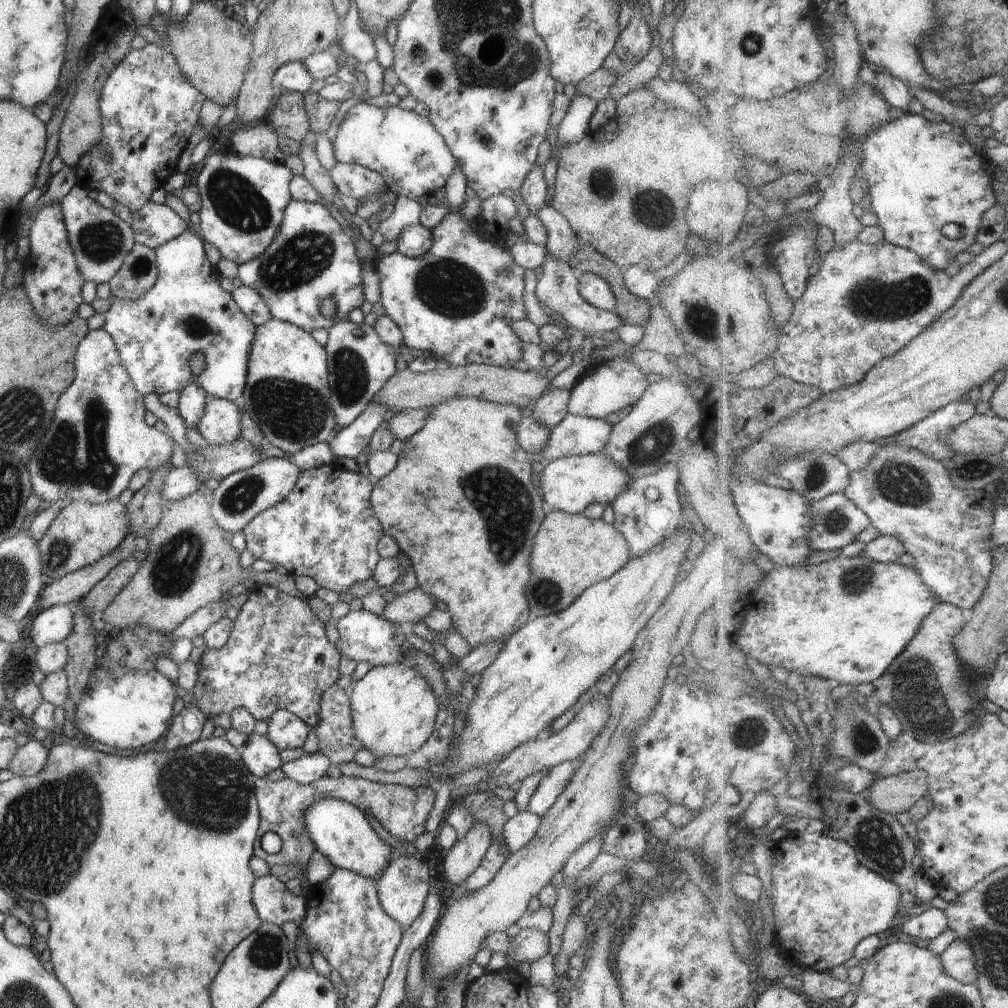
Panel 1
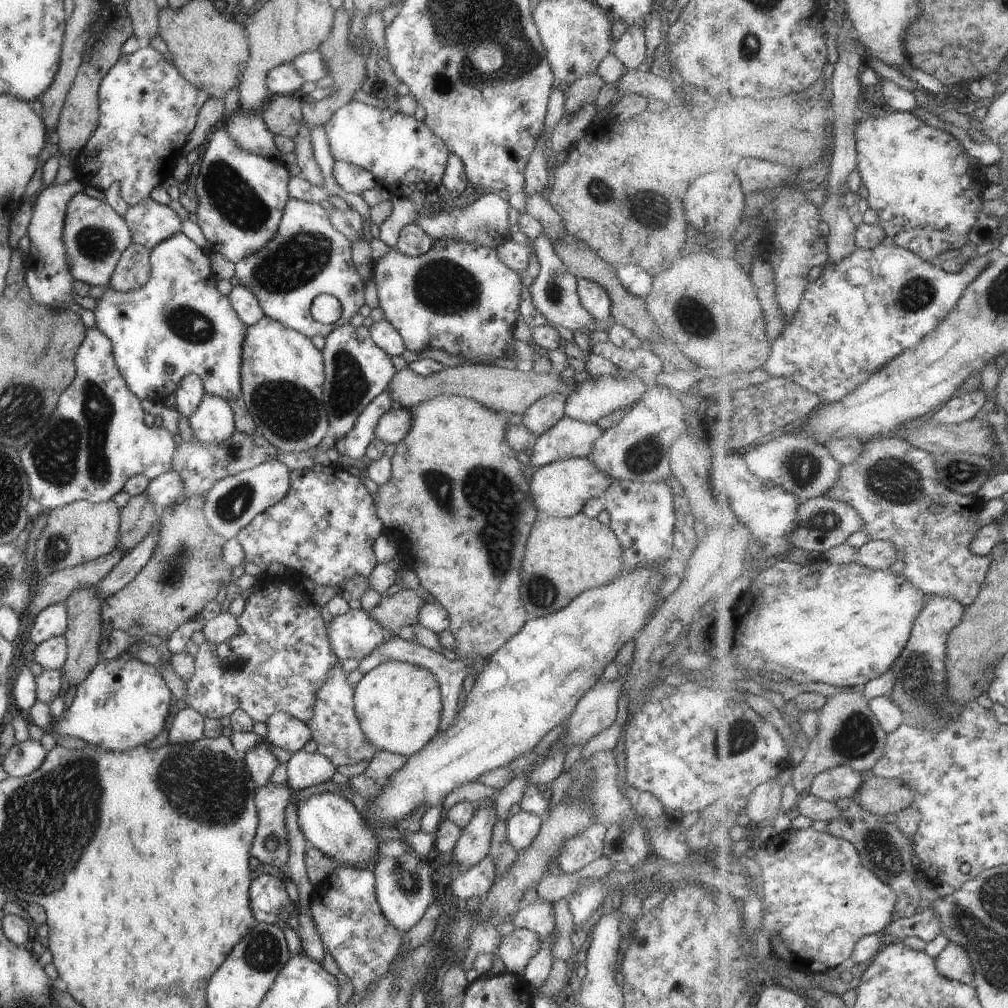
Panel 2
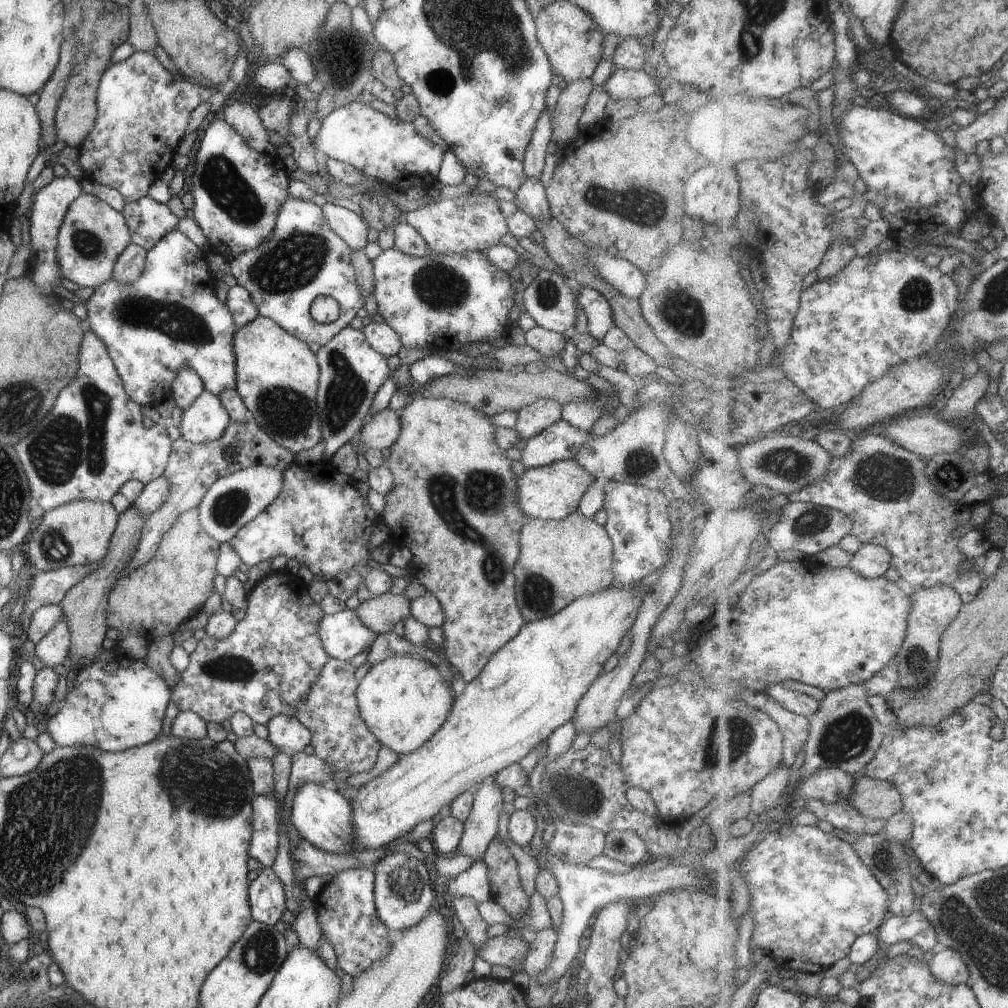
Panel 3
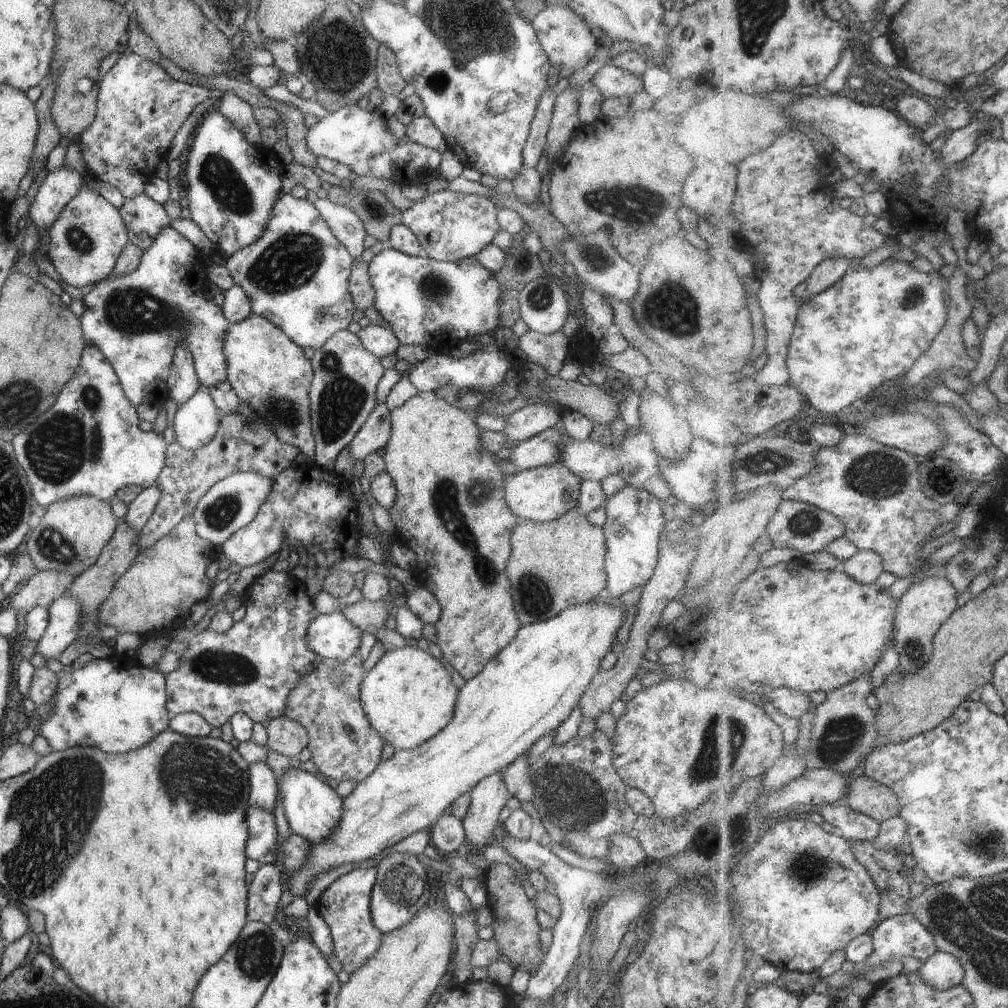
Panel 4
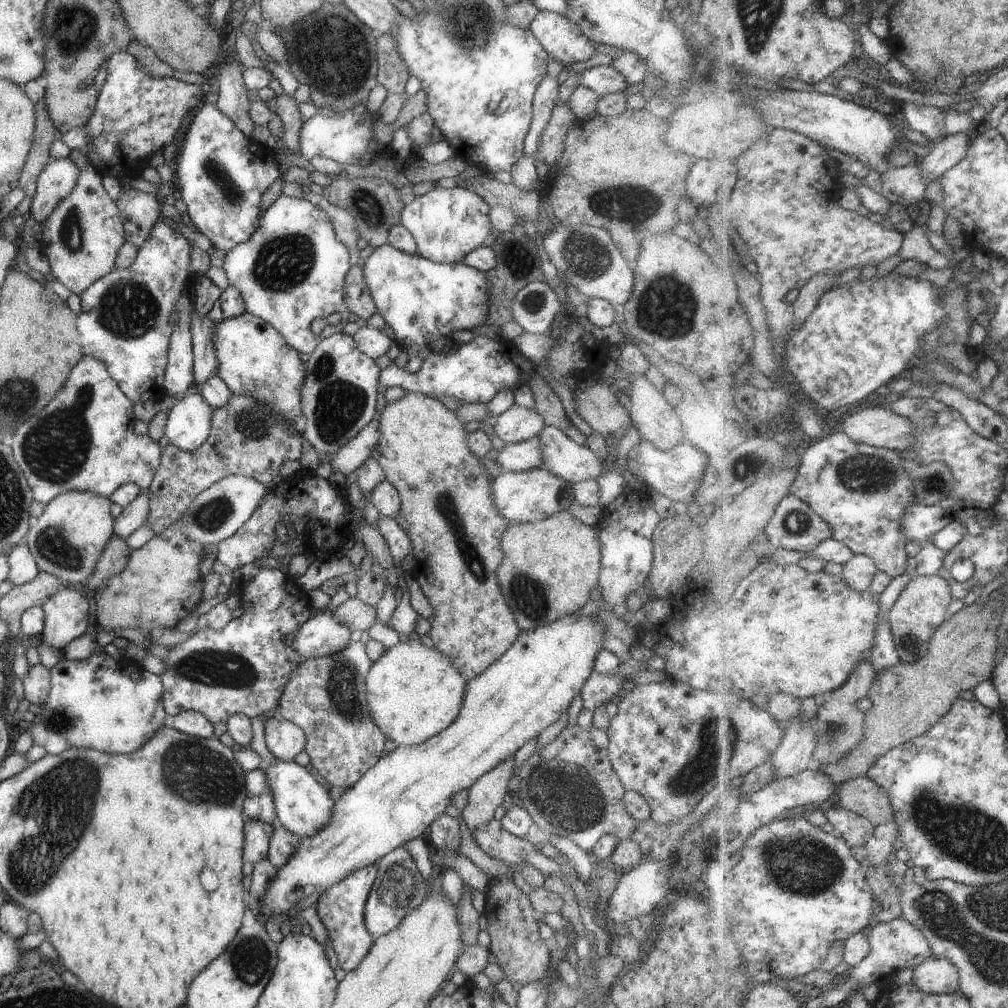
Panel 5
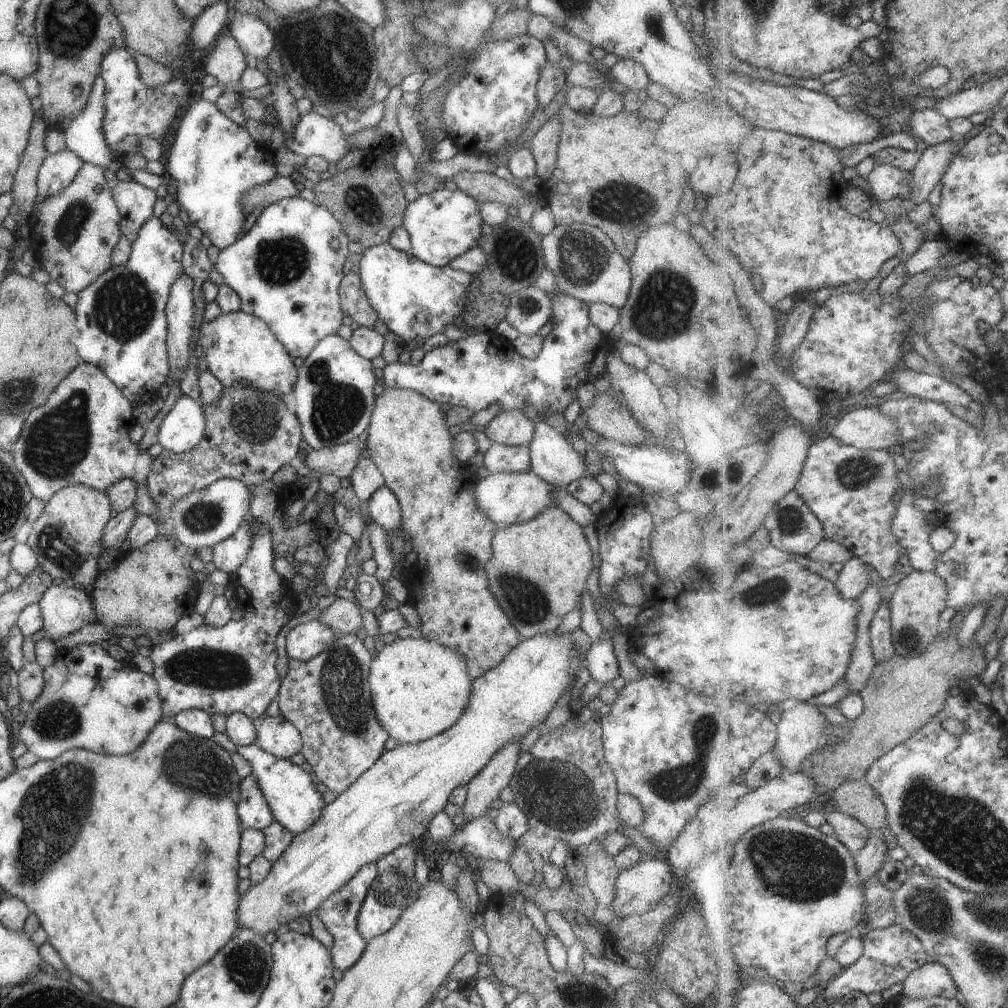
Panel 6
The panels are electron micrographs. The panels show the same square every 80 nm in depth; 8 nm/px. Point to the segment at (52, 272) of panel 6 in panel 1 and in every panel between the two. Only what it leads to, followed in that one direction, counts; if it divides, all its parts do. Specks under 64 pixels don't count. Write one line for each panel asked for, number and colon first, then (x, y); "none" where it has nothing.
1: (99, 239)
2: (94, 235)
3: (91, 236)
4: (83, 243)
5: (80, 238)

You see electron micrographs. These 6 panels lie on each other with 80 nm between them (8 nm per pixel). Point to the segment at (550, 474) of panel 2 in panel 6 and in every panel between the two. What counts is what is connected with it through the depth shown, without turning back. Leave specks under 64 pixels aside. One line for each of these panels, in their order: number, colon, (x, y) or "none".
3: (552, 491)
4: (543, 493)
5: (519, 496)
6: (506, 498)

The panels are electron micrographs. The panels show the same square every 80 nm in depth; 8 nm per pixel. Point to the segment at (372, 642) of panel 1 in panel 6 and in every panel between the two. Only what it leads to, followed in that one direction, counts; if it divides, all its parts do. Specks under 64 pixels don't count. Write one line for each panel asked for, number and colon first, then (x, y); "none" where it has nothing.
2: (355, 634)
3: (343, 635)
4: (333, 636)
5: (322, 634)
6: (303, 641)

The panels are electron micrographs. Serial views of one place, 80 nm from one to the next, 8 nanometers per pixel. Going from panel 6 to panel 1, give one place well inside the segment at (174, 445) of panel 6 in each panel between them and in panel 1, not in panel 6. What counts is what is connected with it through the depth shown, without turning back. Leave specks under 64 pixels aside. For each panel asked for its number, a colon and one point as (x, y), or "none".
1: (219, 424)
2: (212, 422)
3: (204, 421)
4: (196, 420)
5: (187, 425)

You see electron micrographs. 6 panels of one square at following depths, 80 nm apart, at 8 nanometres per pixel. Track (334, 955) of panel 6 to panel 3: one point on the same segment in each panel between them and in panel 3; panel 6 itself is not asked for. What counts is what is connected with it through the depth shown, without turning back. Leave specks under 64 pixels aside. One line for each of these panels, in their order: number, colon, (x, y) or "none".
3: (345, 911)
4: (344, 905)
5: (340, 908)

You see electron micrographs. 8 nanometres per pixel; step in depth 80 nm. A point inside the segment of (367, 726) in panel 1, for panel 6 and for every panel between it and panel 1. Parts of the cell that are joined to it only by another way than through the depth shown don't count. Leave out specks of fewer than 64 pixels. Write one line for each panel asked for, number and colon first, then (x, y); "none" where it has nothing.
2: (398, 705)
3: (403, 700)
4: (407, 696)
5: (413, 692)
6: (418, 688)

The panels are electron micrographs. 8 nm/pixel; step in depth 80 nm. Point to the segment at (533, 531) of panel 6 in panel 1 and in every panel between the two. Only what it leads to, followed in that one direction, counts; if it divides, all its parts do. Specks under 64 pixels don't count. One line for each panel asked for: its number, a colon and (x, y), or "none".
1: (570, 552)
2: (564, 556)
3: (561, 559)
4: (552, 565)
5: (550, 566)

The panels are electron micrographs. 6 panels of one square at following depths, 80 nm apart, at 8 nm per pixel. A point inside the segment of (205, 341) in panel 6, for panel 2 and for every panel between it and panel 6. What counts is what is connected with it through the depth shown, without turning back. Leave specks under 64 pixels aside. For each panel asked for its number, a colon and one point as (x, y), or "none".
2: (281, 373)
3: (276, 374)
4: (270, 374)
5: (252, 358)

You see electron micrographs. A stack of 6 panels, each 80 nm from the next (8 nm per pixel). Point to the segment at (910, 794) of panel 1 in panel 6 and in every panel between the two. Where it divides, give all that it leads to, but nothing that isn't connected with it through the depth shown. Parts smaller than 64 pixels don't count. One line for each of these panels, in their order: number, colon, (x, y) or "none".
2: (882, 797)
3: (878, 799)
4: (865, 795)
5: (862, 795)
6: (859, 799)

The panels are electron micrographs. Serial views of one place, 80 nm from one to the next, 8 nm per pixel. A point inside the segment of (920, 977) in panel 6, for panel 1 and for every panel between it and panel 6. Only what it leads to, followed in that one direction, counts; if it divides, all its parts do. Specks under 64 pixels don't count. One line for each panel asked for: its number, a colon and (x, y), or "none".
1: (958, 958)
2: (954, 961)
3: (948, 965)
4: (943, 970)
5: (937, 975)

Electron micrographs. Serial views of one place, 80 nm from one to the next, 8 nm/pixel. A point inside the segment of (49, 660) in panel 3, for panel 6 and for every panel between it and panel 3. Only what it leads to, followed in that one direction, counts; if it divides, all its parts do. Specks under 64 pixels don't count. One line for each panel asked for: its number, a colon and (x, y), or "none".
4: (63, 624)
5: (65, 612)
6: (64, 609)

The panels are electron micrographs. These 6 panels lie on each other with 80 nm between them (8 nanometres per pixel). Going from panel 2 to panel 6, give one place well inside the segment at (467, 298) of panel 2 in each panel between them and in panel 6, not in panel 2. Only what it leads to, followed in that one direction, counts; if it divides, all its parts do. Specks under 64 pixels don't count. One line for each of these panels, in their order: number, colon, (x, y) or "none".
3: (435, 301)
4: (426, 302)
5: (421, 301)
6: (414, 299)

